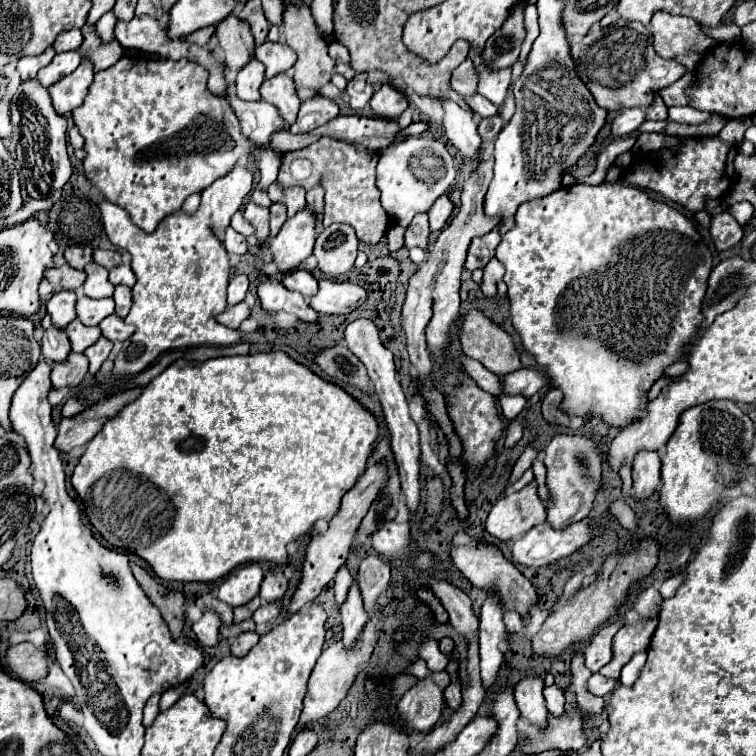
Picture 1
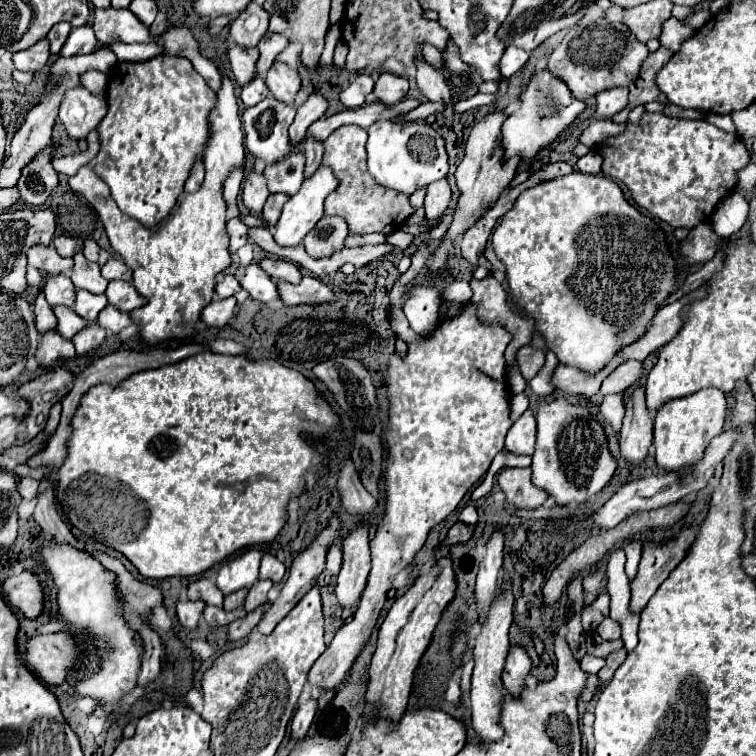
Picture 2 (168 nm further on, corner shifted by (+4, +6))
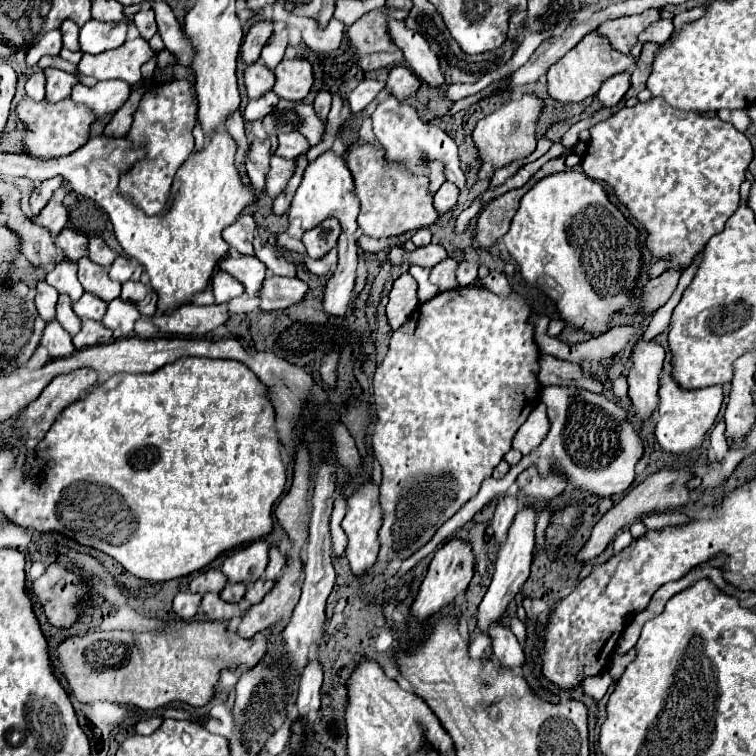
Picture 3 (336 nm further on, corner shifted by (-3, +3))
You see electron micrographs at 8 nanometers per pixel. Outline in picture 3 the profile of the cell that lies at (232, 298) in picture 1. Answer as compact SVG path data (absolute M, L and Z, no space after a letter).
M217 271L213 275L211 289L213 289L213 295L215 295L215 303L227 303L229 299L239 297L245 291L243 285L235 277L231 277L231 275L223 273L223 271Z

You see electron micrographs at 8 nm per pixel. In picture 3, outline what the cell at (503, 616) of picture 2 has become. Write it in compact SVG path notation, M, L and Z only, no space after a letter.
M521 507L519 515L515 515L515 523L511 523L513 525L511 531L507 531L505 543L501 543L501 547L497 551L493 581L489 585L487 595L483 597L483 601L479 605L479 627L483 629L485 635L487 635L489 625L499 621L499 617L505 613L509 601L517 595L517 591L529 577L529 567L531 567L531 559L533 559L533 543L535 543L535 519L537 519L537 513L533 507Z

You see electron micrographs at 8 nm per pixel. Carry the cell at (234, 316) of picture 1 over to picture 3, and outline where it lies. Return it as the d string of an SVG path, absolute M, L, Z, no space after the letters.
M181 305L171 313L155 315L153 323L161 335L201 337L229 319L227 305Z

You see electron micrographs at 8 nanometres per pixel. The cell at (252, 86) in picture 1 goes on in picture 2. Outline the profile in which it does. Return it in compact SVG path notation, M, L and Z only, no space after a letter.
M254 76L252 82L248 82L248 84L242 88L242 94L240 94L244 106L254 106L254 104L258 104L260 100L264 100L266 96L270 96L270 90L266 88L266 84L264 84L264 80L262 80L260 76Z

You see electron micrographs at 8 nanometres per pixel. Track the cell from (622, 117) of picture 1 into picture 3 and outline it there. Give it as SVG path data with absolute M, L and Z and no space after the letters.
M625 71L625 73L613 75L611 79L607 79L607 83L603 83L603 87L597 93L601 105L605 105L605 107L617 105L623 99L623 95L627 93L627 89L629 89L629 77L631 75Z

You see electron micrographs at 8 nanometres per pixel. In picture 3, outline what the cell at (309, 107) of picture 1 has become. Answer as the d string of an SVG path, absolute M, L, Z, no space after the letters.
M291 131L287 135L279 135L279 145L275 149L275 155L283 159L295 159L297 155L303 155L309 149L307 139L299 131Z

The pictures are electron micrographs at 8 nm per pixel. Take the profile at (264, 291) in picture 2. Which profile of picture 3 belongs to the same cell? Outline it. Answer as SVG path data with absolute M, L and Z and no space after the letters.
M227 255L221 263L219 269L233 275L237 281L243 283L247 295L257 297L261 283L265 279L265 267L259 263L259 259L249 257L249 255Z

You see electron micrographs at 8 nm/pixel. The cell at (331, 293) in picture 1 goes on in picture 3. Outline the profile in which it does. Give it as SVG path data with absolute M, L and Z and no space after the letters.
M269 275L263 281L263 291L259 291L261 309L275 311L299 303L307 293L307 285L297 277L277 277Z

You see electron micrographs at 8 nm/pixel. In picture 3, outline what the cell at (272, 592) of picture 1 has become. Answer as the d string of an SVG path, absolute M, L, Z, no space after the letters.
M273 545L271 547L271 551L269 551L269 565L267 565L267 569L265 569L265 577L267 579L279 579L281 577L281 573L283 573L283 567L285 567L285 557L279 553L279 549Z

